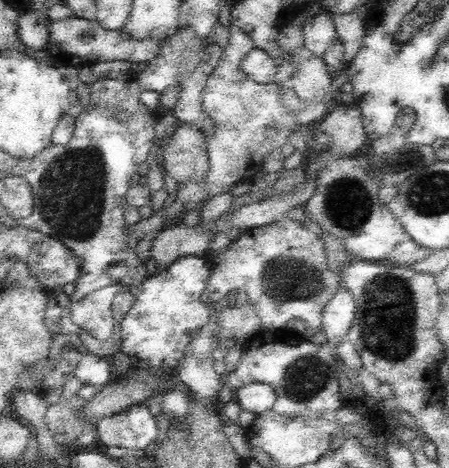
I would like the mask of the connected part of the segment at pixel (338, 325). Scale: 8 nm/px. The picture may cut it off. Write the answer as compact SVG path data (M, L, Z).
M341 285L338 292L326 303L321 318L321 331L326 334L327 342L331 346L336 347L337 344L340 344L342 337L347 334L349 328L352 326L354 317L355 302L353 296L346 287Z

